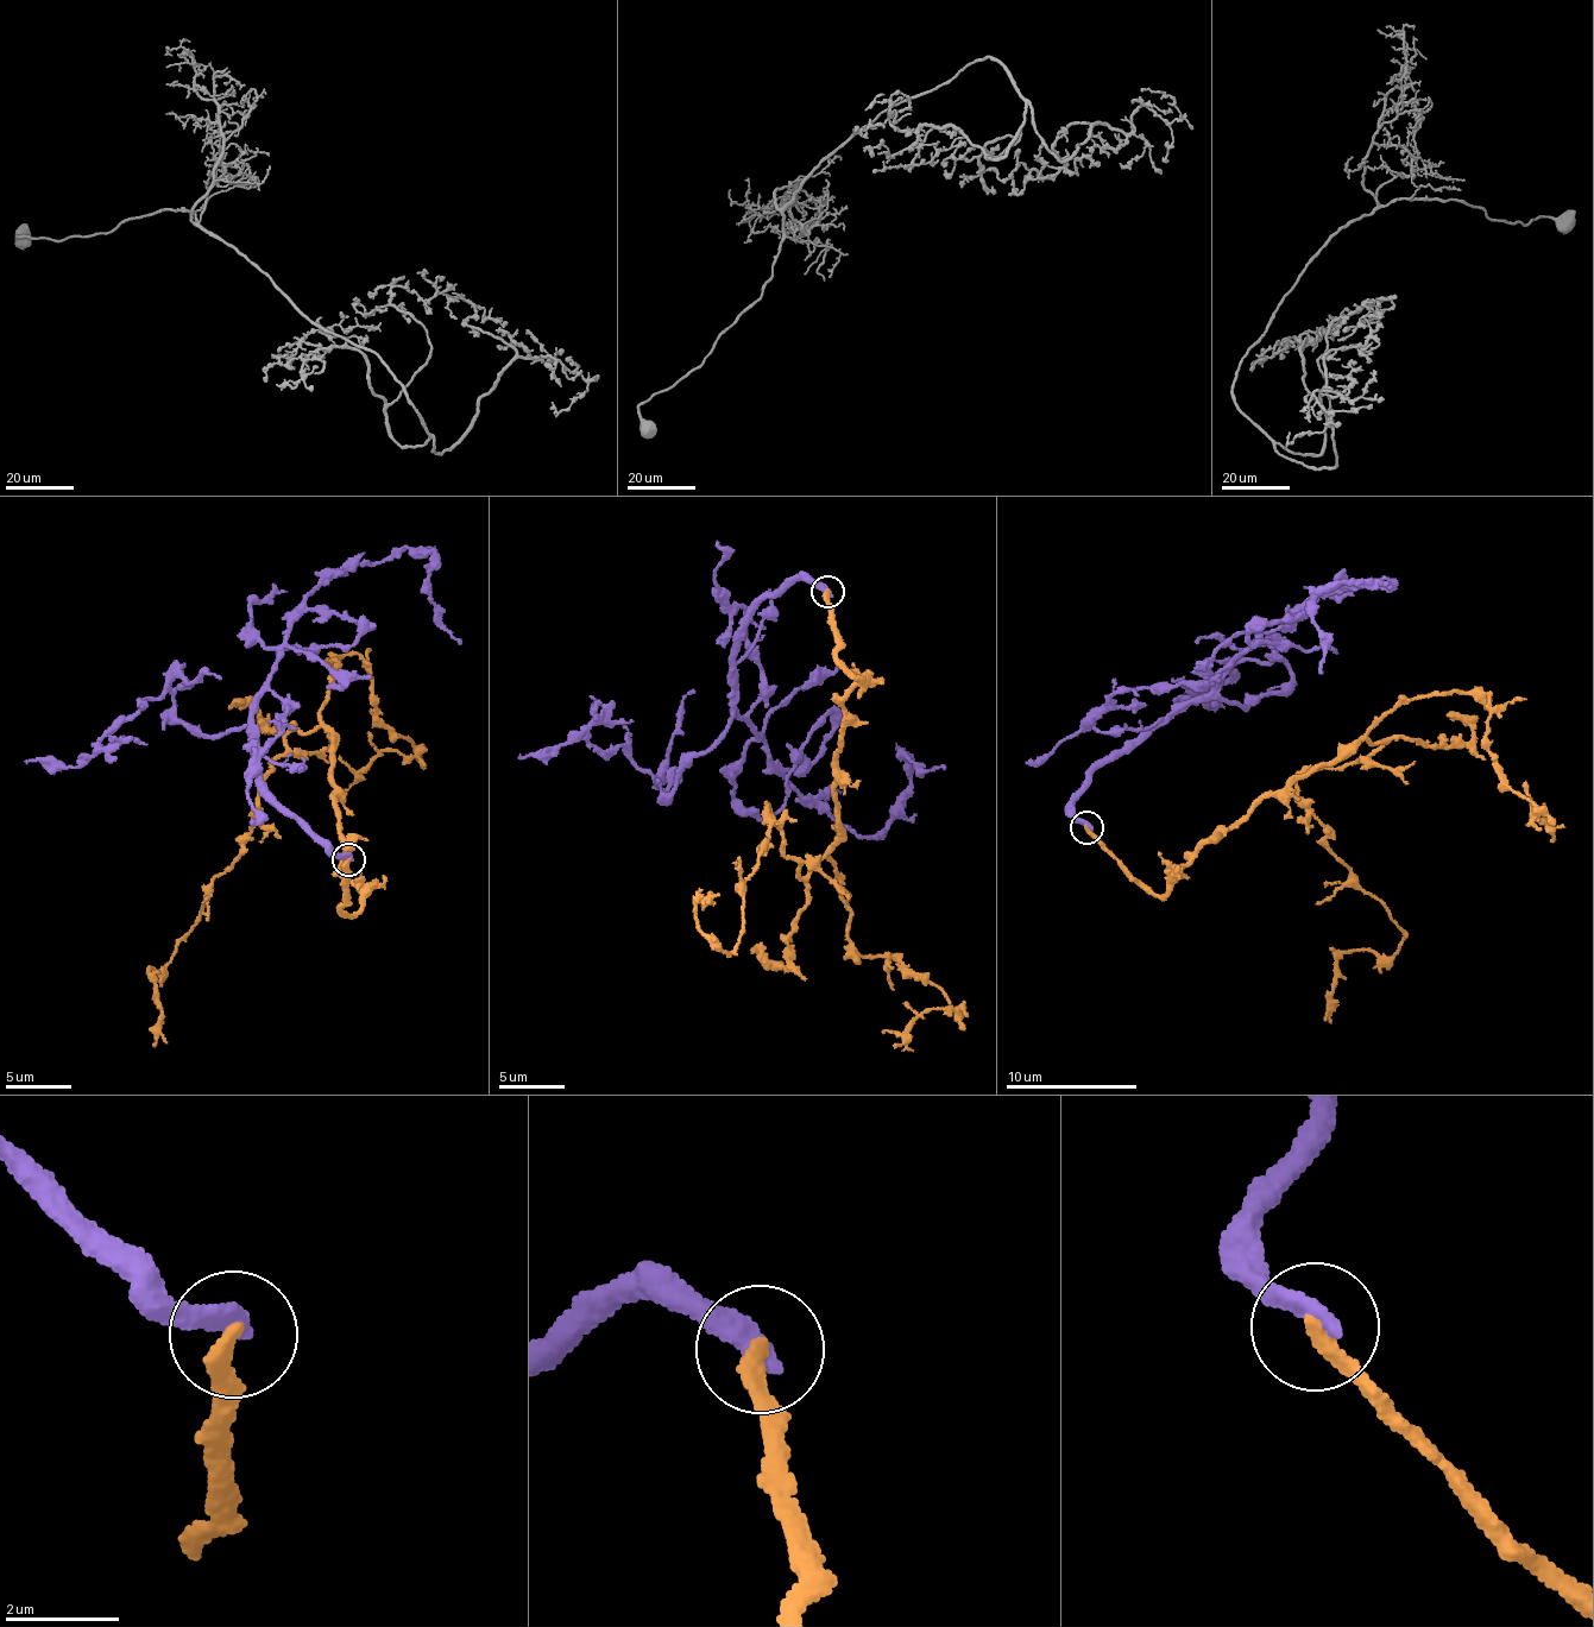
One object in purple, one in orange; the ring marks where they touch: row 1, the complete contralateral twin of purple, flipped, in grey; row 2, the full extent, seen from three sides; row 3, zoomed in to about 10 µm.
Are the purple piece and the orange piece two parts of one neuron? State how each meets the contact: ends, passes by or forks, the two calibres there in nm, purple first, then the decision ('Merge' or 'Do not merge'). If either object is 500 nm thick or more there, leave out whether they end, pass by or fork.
At the ring purple ends. At the ring orange ends. Thickness 440 nm (purple) against 320 nm. Do not merge

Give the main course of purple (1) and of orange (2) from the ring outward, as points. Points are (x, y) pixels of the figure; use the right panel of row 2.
1: (1089, 827), (1071, 803), (1100, 764), (1254, 635), (1383, 576), (1314, 600), (1322, 674)
2: (1085, 828), (1159, 896), (1266, 796), (1383, 741), (1298, 776), (1402, 931), (1390, 957), (1347, 951), (1331, 1022)

